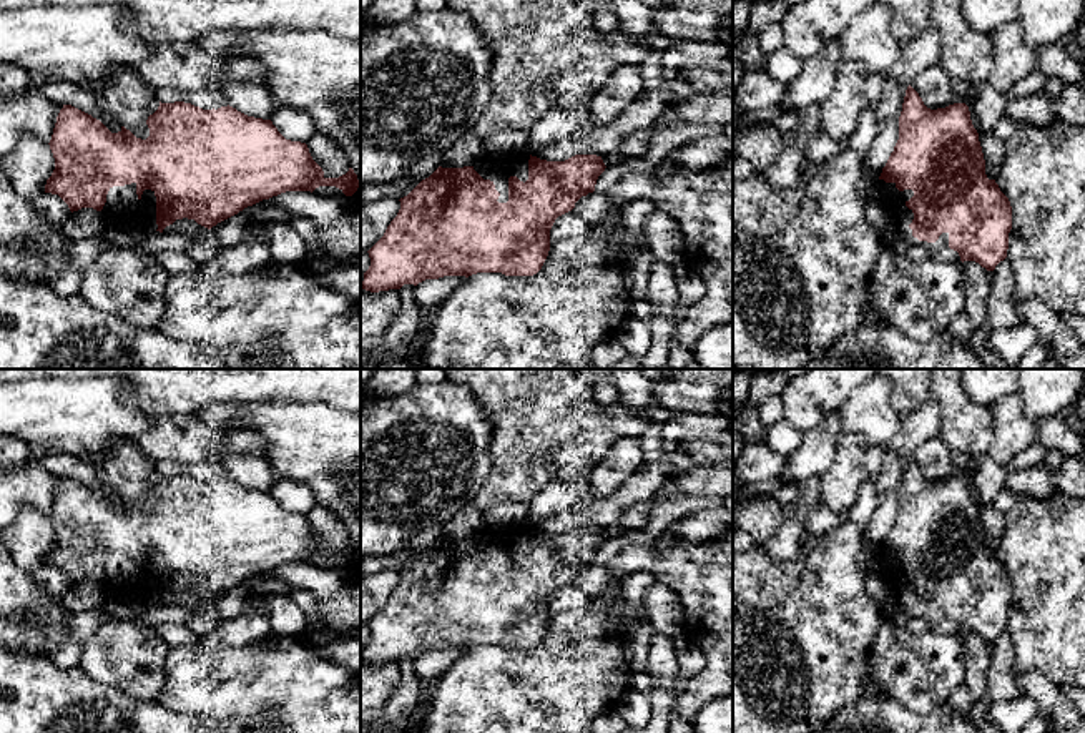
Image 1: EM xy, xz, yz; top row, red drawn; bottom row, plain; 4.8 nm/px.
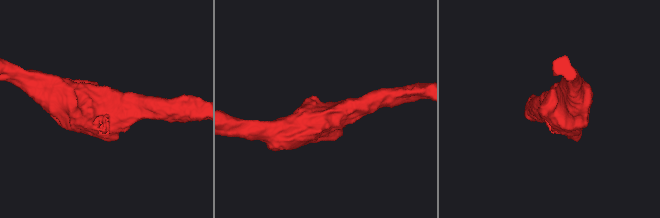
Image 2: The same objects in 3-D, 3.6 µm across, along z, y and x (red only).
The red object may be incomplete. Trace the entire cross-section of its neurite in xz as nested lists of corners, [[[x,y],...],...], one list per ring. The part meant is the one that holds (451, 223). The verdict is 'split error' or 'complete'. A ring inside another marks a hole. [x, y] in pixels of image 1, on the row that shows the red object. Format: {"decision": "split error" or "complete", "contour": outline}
{"decision": "split error", "contour": [[[528,151],[484,155],[474,166],[442,168],[422,180],[407,196],[384,236],[367,251],[371,266],[361,289],[379,293],[400,289],[425,279],[502,273],[537,274],[550,251],[555,219],[595,191],[605,171],[601,156],[575,155],[547,161]]]}

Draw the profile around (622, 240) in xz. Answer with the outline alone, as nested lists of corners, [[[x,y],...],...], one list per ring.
[[[611,206],[618,216],[615,229],[610,234],[610,248],[623,256],[630,254],[630,249],[640,244],[638,236],[631,234],[621,219],[621,211],[625,206]]]

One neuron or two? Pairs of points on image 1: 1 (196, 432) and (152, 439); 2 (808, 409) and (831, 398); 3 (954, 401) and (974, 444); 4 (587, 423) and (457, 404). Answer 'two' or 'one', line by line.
1: one
2: one
3: one
4: two

